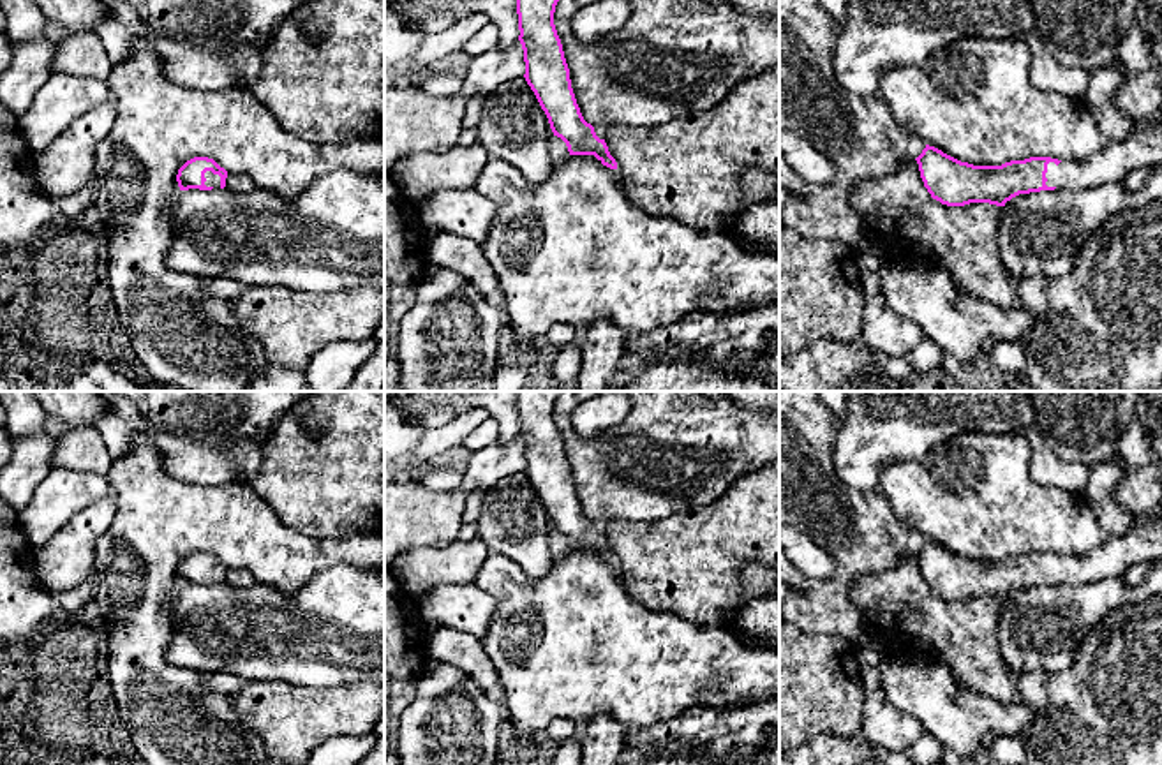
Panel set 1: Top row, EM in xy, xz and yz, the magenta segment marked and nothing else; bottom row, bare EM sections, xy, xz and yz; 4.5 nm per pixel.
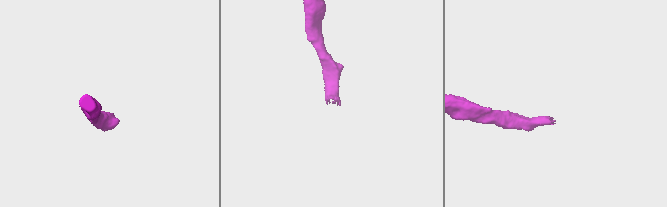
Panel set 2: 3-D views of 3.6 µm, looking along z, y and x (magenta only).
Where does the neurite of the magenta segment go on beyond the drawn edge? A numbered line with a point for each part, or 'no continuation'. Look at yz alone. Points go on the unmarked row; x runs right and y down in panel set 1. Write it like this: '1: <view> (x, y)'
1: yz (1143, 543)

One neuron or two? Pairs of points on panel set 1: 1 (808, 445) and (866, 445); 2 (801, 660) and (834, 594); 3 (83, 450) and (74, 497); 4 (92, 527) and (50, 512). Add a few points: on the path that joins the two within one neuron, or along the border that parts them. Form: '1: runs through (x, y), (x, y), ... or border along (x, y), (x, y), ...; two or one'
1: border along (841, 422), (836, 432), (834, 475), (845, 485); two
2: border along (797, 624), (806, 631), (838, 635), (854, 646); two
3: border along (104, 476), (94, 471), (53, 467), (39, 482); two
4: runs through (81, 522), (76, 517), (60, 517); one

